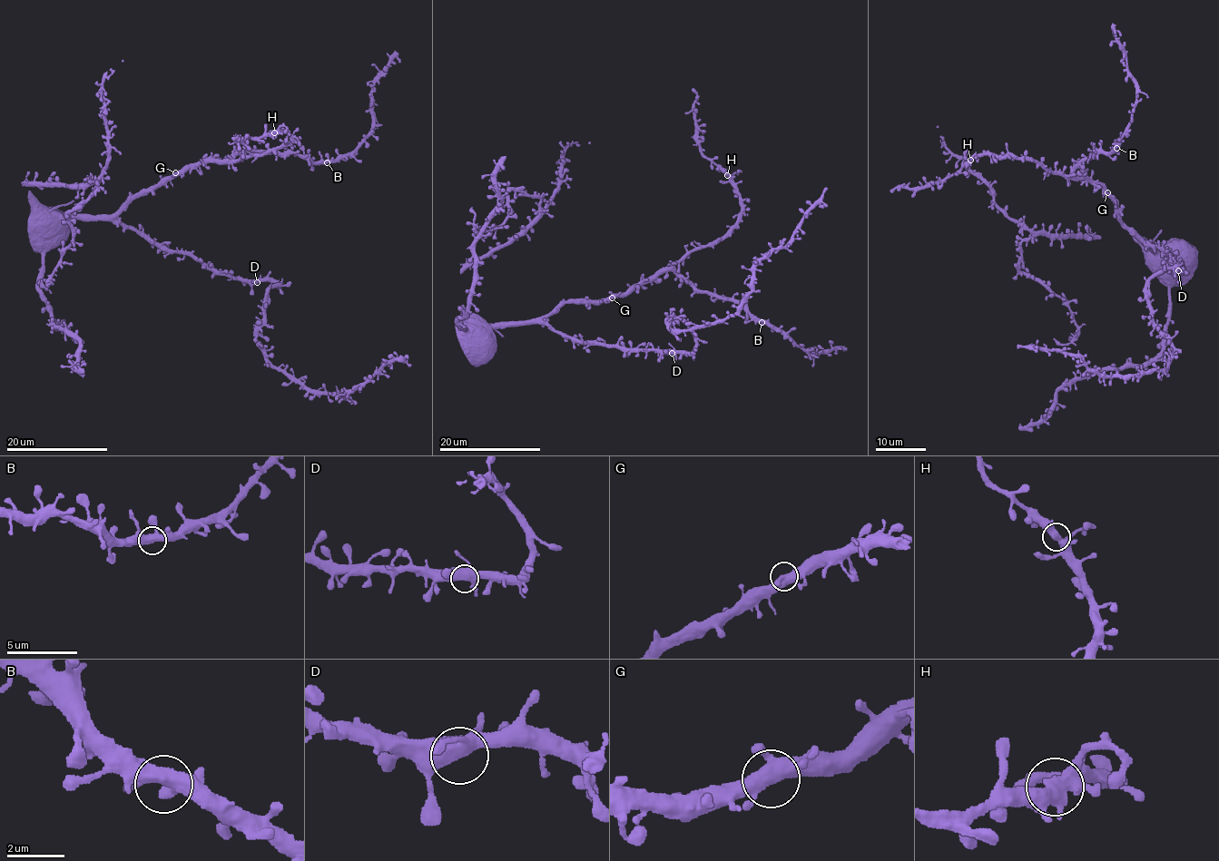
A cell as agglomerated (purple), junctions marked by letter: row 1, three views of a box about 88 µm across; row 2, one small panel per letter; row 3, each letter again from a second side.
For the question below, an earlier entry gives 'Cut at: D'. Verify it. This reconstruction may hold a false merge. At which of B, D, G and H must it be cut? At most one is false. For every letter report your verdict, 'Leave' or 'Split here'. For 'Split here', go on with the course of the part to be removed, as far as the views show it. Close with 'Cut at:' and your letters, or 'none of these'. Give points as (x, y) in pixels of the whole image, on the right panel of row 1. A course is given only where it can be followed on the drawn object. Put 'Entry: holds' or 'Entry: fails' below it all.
B: Leave
D: Leave
G: Leave
H: Leave
Cut at: none of these
Entry: fails

